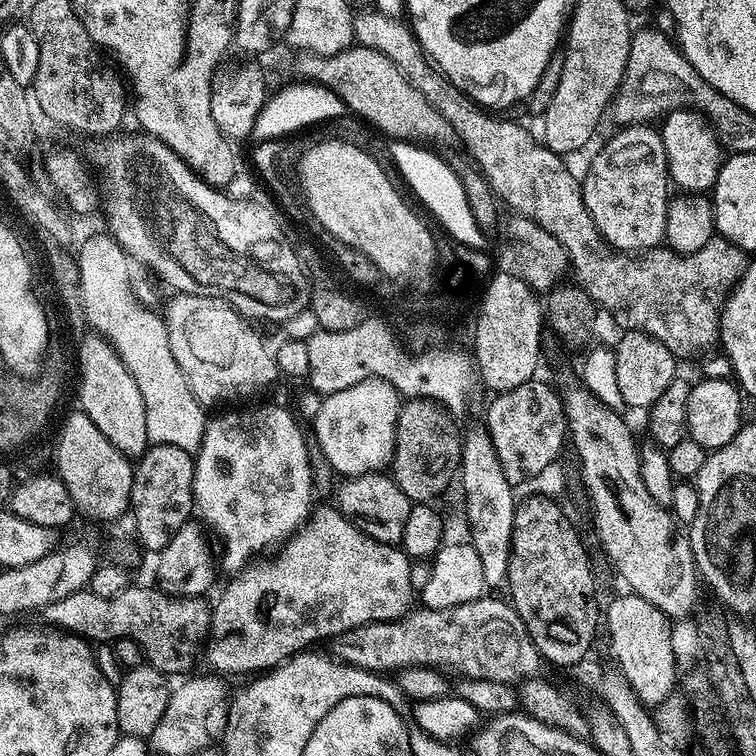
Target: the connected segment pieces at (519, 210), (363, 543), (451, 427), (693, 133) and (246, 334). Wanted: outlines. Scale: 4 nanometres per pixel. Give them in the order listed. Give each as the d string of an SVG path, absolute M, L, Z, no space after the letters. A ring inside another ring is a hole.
M375 10L360 13L357 11L353 15L353 34L359 47L373 48L386 54L386 58L390 58L390 62L394 62L394 66L402 70L402 74L412 83L414 90L418 90L418 94L422 94L422 98L426 98L426 102L430 102L430 106L434 106L434 110L438 110L438 114L446 118L454 136L456 132L457 138L464 143L471 163L480 169L488 179L492 191L503 203L505 200L512 207L511 211L515 215L538 222L542 230L554 234L554 238L562 242L568 255L571 275L576 275L575 283L584 288L596 306L601 309L604 307L612 315L613 322L621 324L621 329L650 334L680 358L706 347L707 344L717 343L720 335L720 309L724 307L728 293L744 273L744 267L749 261L749 257L742 249L716 234L710 242L706 242L706 246L702 246L702 250L693 252L674 252L667 246L649 248L648 251L639 254L616 251L600 237L600 232L594 226L594 218L590 218L590 210L586 210L581 181L574 179L569 173L563 159L549 150L537 137L536 141L522 125L515 124L512 120L499 120L496 117L499 115L485 110L475 100L469 100L468 96L462 90L458 90L458 86L450 83L443 72L432 63L428 53L416 39L416 33L403 19L388 17Z
M335 506L319 508L309 515L293 536L288 537L275 553L274 560L243 569L225 586L216 604L214 600L210 608L212 621L208 624L208 634L202 645L202 658L204 654L204 660L212 667L209 669L213 673L224 678L263 674L284 663L289 656L319 645L316 644L319 640L328 640L331 636L332 639L339 638L343 632L363 624L396 620L413 607L414 591L410 584L413 561L403 548L370 538Z
M405 399L400 406L400 413L398 414L398 422L396 423L396 445L394 446L392 454L392 462L390 465L390 475L392 481L400 487L402 494L406 494L409 500L413 502L432 502L435 501L435 496L447 486L448 483L453 483L454 477L457 475L458 469L460 467L460 445L462 443L462 432L461 429L456 429L457 422L447 411L444 410L437 403L433 403L428 399Z
M683 108L663 117L658 131L662 146L666 146L669 181L675 187L677 184L684 194L704 194L711 190L716 185L716 175L722 163L722 145L708 121L699 112L689 112Z
M179 293L173 298L166 311L170 350L201 407L210 408L224 402L244 400L279 379L275 355L270 348L266 348L249 320L239 315L225 297Z

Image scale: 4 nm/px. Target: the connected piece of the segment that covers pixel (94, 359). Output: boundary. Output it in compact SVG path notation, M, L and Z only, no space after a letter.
M88 334L79 341L78 380L79 376L78 408L88 415L98 430L102 430L102 434L106 434L106 438L110 438L121 454L129 458L143 456L150 447L146 434L146 402L142 402L142 390L138 390L138 382L134 382L130 370L106 336Z

